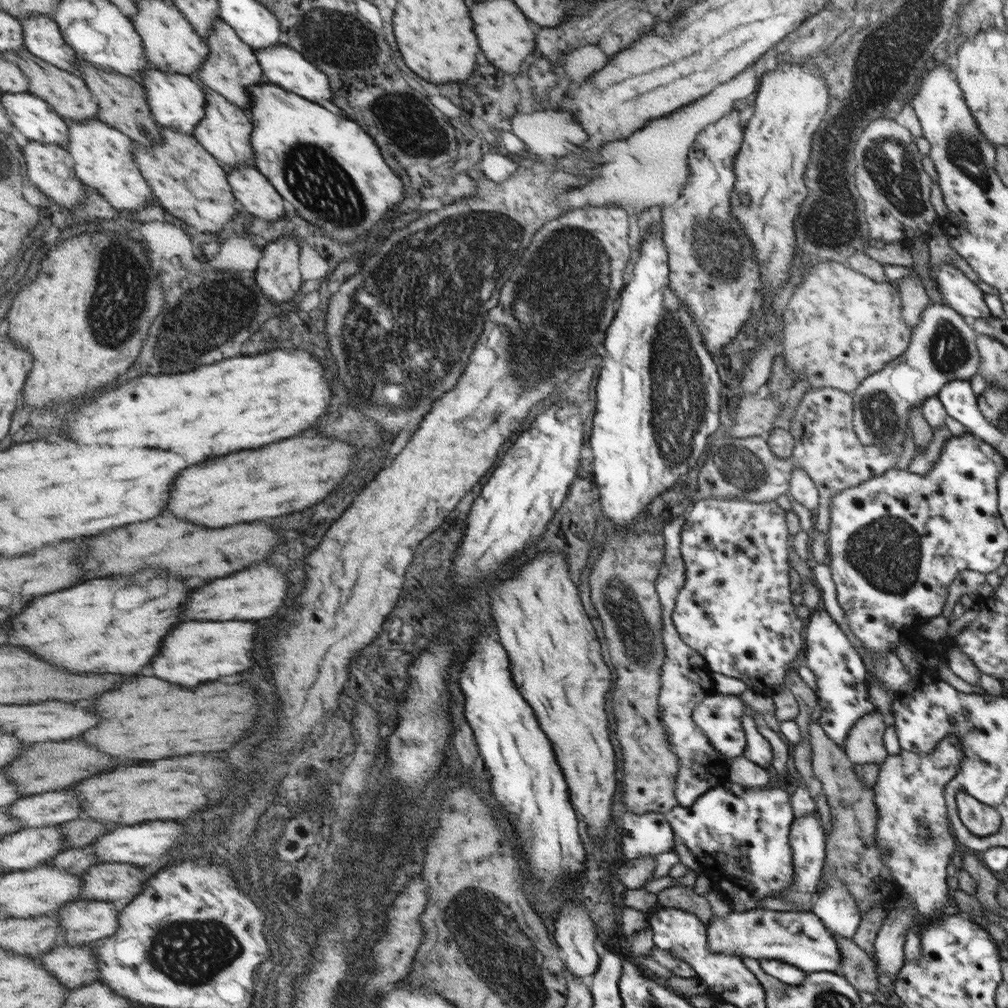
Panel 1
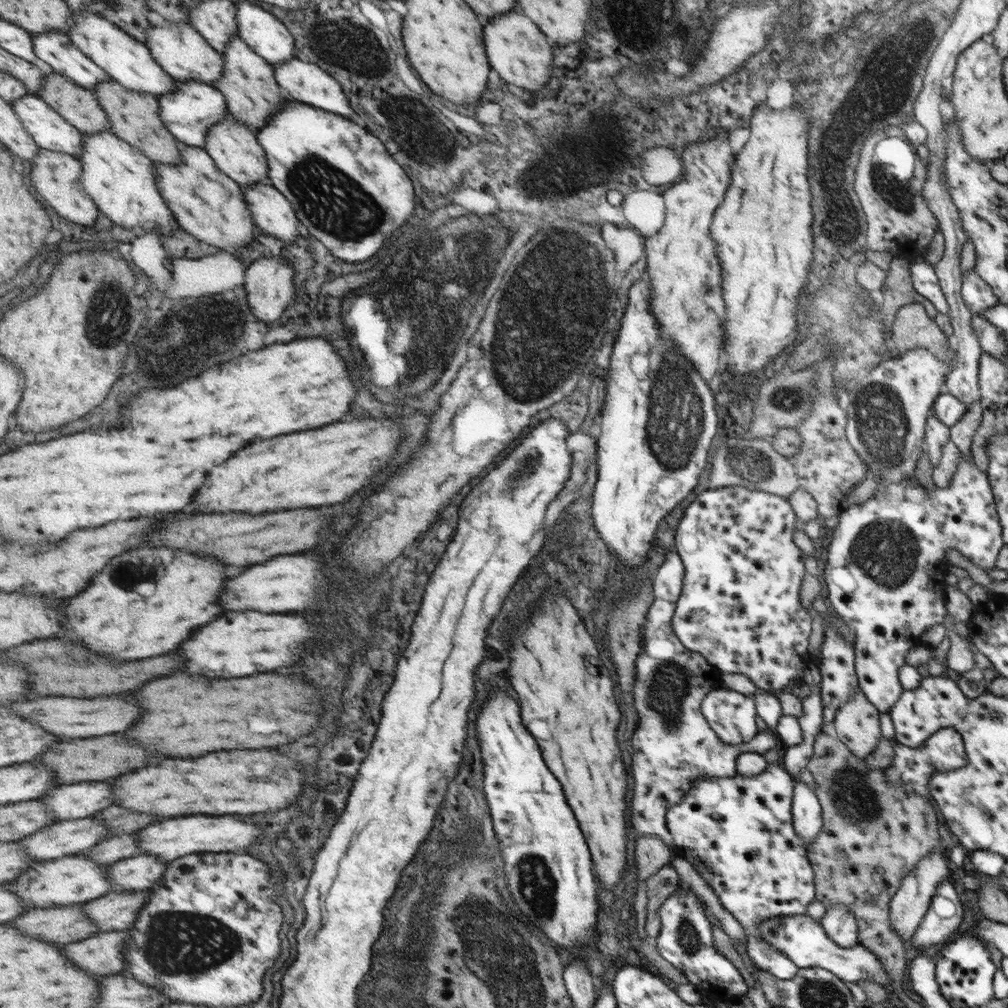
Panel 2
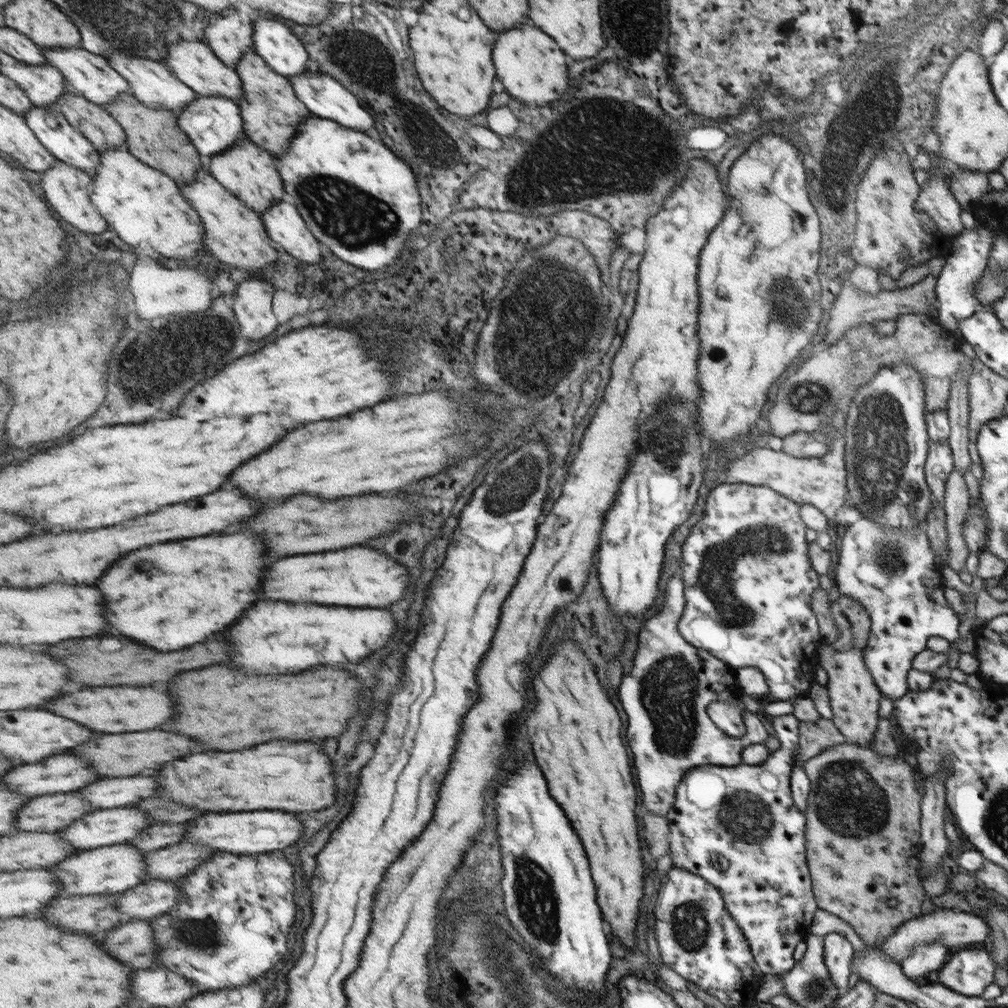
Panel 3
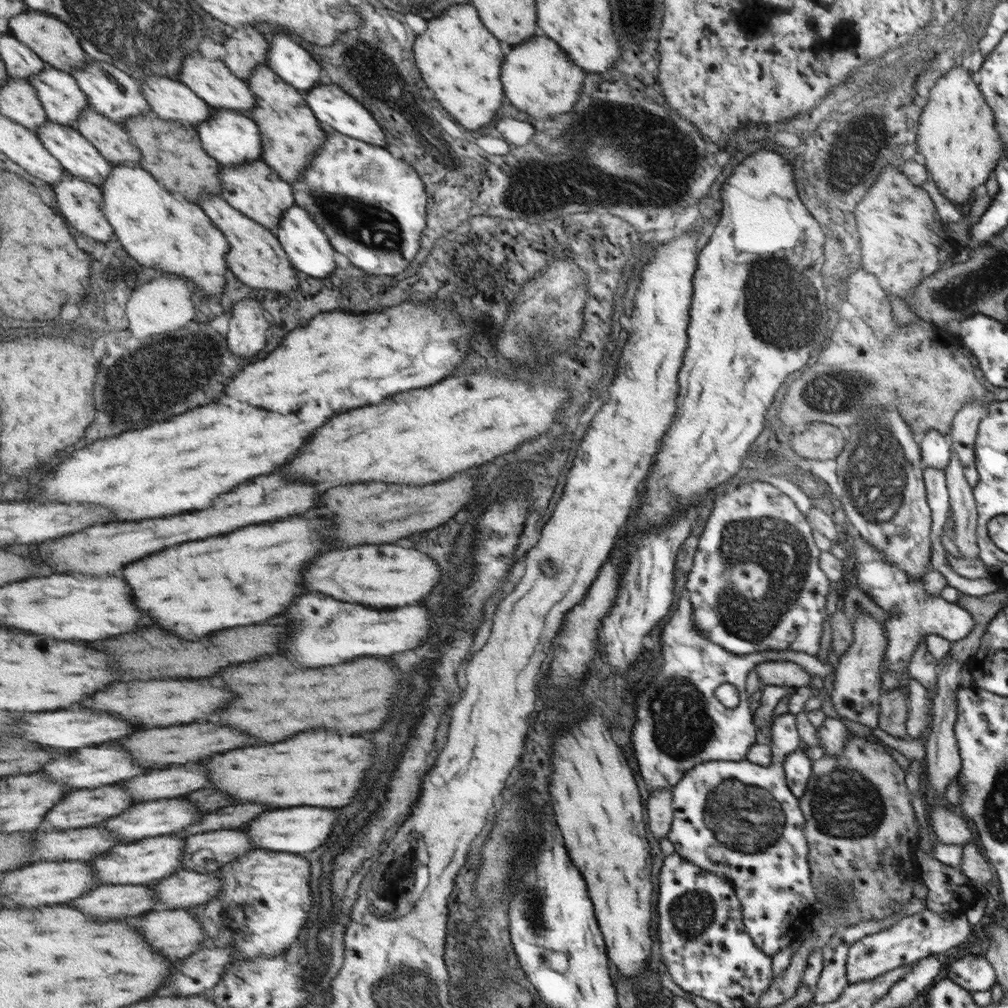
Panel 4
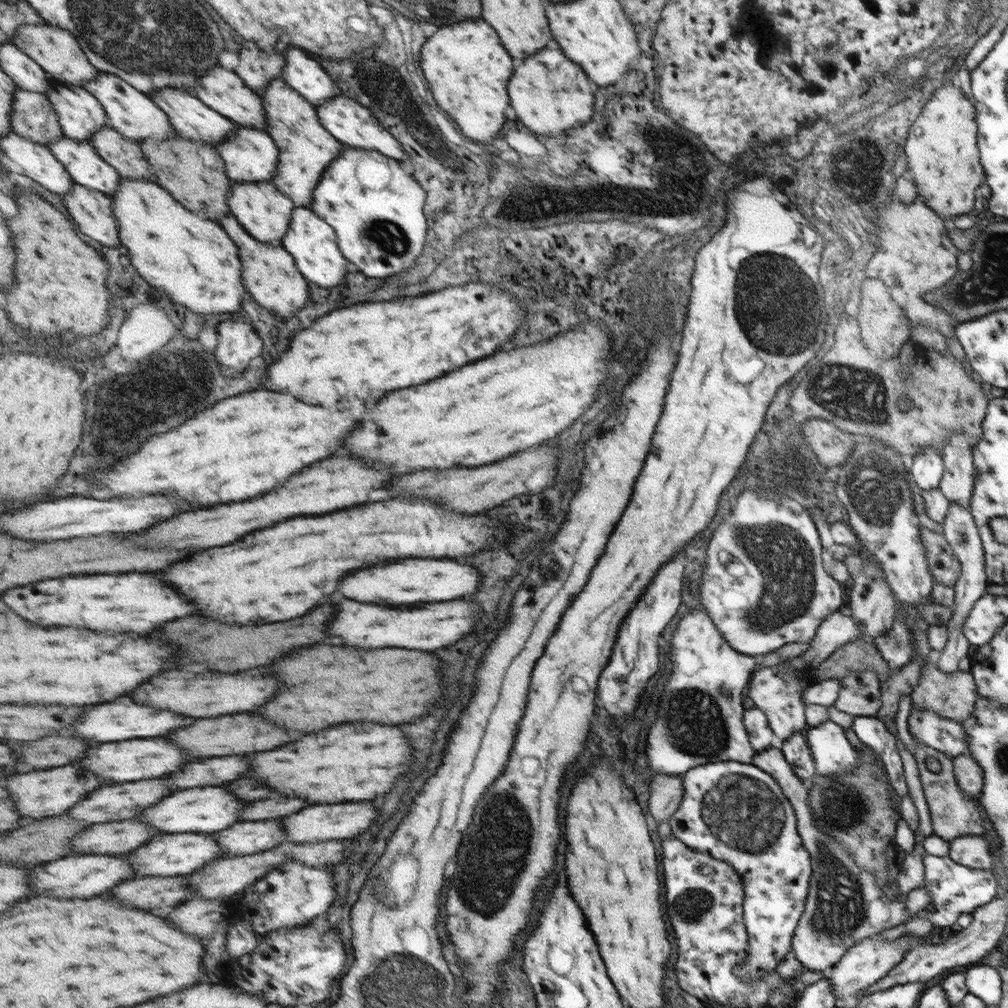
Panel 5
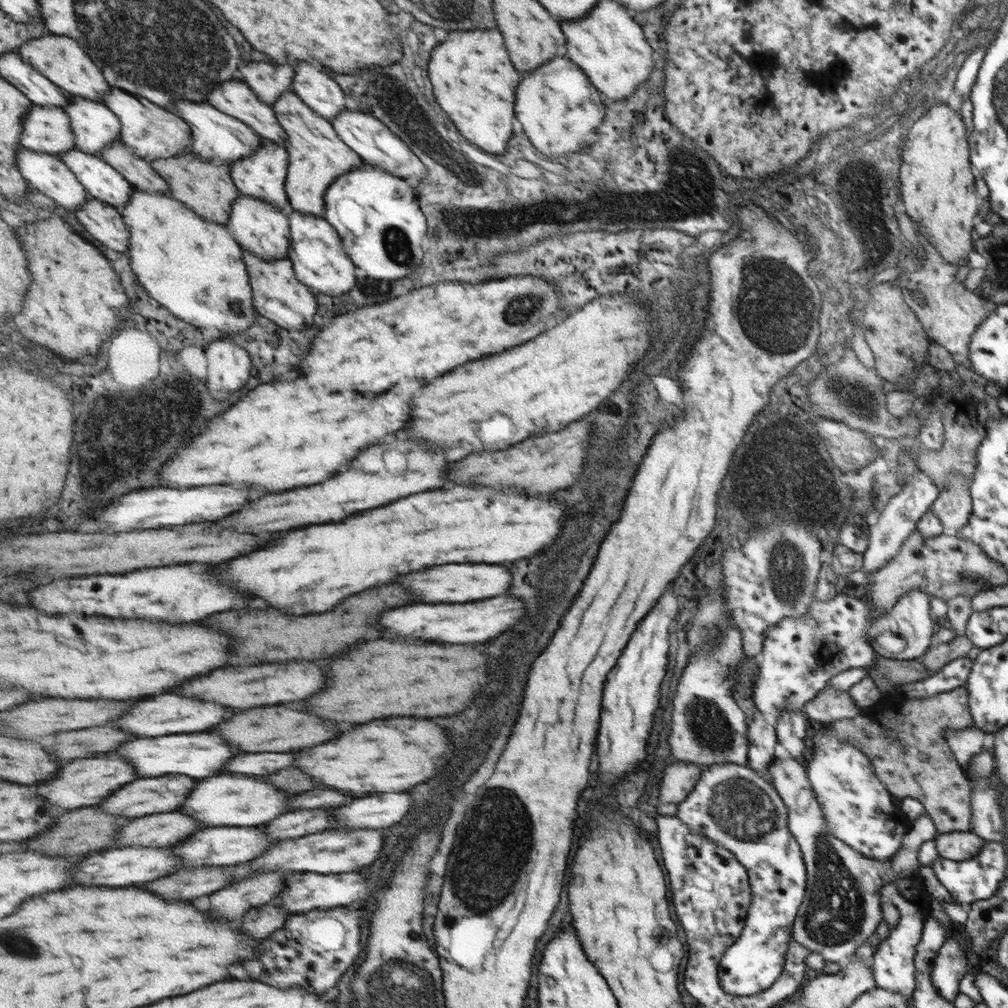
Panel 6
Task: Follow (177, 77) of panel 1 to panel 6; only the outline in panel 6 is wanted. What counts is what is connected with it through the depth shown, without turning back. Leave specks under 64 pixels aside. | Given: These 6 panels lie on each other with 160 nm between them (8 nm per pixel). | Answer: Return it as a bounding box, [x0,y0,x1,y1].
[230,139,294,215]

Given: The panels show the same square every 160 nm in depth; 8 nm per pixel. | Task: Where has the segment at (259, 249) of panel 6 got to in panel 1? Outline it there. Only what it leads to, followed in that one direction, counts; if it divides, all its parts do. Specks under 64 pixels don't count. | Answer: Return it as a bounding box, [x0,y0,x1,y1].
[191,74,256,168]

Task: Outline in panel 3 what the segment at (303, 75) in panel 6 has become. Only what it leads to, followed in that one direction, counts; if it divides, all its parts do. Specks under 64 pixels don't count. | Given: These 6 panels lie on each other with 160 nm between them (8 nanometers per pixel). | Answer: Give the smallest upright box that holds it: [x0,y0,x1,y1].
[253,20,308,79]

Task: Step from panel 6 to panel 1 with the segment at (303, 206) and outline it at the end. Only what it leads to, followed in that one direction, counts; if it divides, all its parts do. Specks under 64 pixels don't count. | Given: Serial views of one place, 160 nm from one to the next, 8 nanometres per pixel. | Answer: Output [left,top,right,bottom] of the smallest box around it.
[197,18,266,112]

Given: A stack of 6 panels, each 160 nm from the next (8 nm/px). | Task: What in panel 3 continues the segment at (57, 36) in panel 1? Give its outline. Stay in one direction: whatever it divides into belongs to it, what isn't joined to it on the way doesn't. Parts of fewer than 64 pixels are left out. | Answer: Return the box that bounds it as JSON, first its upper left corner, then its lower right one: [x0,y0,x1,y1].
[42,46,132,108]

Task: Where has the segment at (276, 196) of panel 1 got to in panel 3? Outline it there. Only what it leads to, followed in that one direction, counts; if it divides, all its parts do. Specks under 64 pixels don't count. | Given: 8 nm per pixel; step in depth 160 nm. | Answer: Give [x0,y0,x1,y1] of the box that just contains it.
[261,200,323,264]

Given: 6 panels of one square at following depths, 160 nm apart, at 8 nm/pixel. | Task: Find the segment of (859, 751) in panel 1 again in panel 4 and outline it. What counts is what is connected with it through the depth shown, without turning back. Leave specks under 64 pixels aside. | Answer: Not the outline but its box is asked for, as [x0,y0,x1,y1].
[830,615,888,730]

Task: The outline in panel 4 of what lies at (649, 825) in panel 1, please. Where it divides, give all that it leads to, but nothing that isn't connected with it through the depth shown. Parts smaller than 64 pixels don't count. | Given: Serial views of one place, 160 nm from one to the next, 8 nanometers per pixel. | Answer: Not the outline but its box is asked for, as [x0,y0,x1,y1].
[631,596,832,792]

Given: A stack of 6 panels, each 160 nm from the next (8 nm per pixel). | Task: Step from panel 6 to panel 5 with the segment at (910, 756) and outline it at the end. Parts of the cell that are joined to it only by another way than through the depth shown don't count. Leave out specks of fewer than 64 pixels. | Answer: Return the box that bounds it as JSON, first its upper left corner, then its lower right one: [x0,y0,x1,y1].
[910,662,983,842]

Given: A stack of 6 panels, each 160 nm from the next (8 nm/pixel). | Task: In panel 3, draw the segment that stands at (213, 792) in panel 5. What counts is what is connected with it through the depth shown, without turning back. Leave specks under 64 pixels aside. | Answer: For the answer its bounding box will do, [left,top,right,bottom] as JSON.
[58,808,149,851]

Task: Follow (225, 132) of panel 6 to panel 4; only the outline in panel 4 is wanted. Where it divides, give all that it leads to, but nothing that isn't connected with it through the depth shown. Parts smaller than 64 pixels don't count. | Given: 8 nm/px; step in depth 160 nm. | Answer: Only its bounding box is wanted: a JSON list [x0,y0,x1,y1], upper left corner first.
[140,75,214,127]

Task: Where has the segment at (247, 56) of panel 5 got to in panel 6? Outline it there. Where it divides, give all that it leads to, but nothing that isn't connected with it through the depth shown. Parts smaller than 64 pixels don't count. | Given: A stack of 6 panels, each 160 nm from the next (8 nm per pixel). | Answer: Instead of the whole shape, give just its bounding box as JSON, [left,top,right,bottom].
[241,62,295,102]

